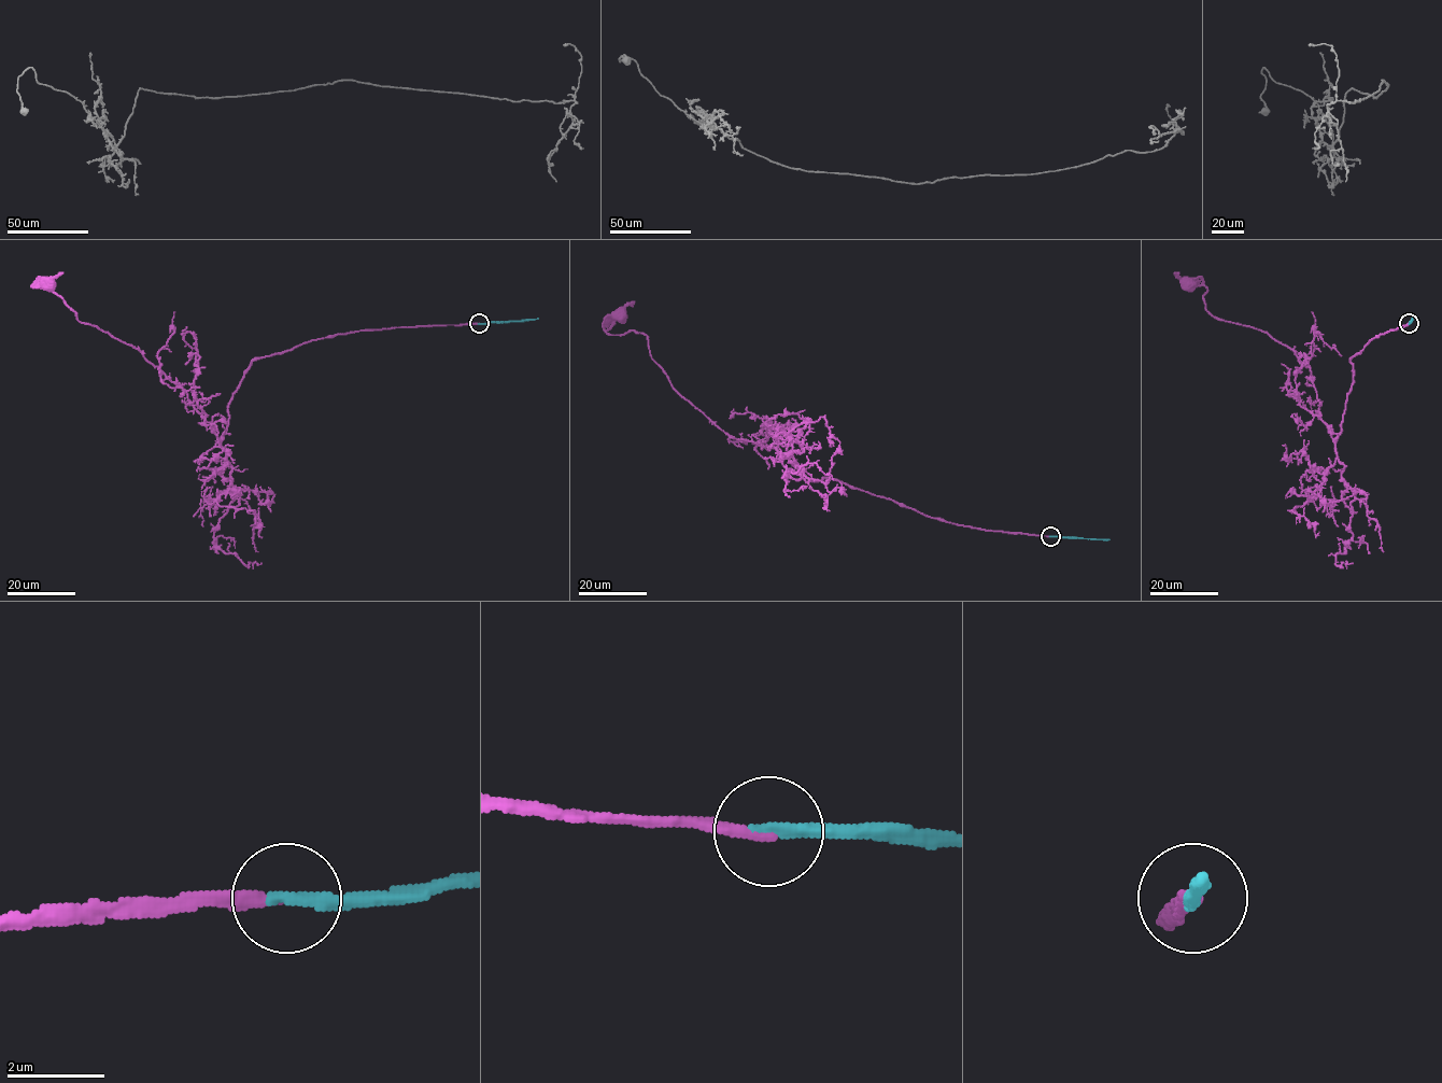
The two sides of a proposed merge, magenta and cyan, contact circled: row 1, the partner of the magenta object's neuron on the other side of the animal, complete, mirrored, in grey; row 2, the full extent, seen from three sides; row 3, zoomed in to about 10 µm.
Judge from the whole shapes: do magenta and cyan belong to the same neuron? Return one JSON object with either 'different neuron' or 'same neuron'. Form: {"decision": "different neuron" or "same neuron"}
{"decision": "same neuron"}

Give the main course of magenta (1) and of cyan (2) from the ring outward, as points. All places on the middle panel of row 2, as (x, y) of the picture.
1: (1051, 536), (942, 521), (809, 479), (775, 448), (731, 438), (684, 398), (648, 337), (609, 335), (621, 315)
2: (1051, 536), (1110, 539)

